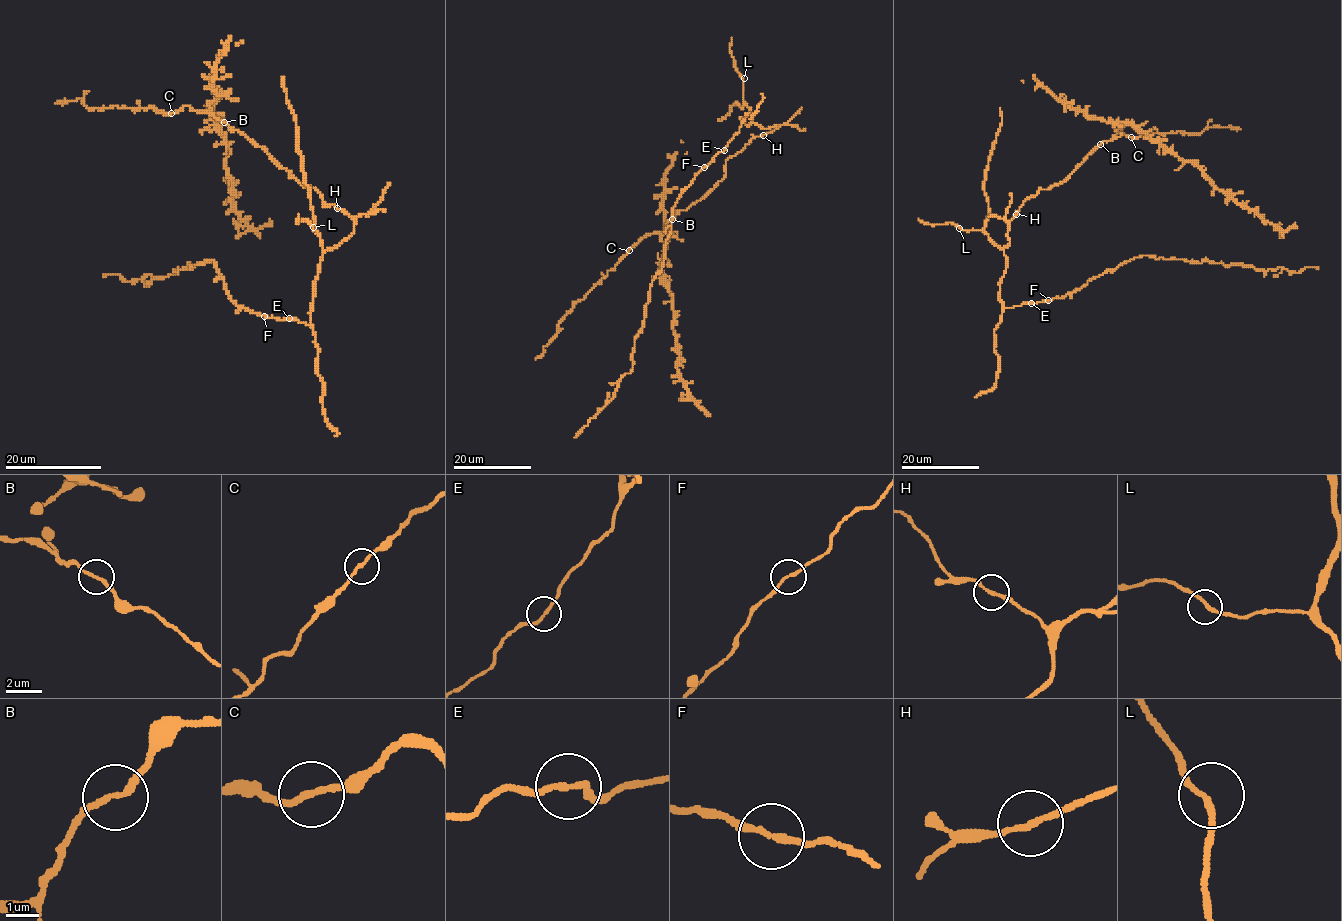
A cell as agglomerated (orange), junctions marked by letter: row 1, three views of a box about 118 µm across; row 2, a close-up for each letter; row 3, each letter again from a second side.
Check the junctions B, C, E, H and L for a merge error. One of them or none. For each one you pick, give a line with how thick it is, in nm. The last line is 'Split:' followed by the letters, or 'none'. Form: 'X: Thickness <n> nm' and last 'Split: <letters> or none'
Split: none

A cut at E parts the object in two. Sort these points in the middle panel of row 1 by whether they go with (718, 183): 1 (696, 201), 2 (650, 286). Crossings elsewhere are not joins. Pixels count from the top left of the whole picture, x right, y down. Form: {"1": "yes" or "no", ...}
{"1": "yes", "2": "no"}

